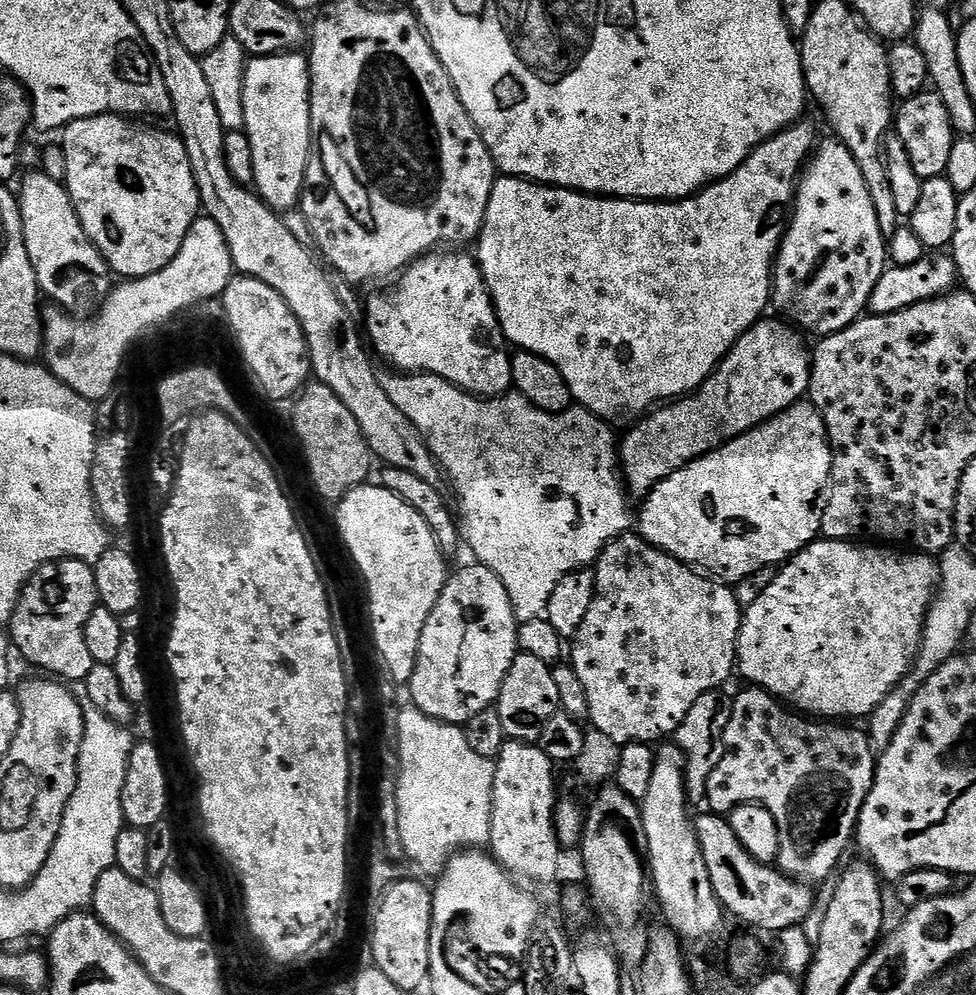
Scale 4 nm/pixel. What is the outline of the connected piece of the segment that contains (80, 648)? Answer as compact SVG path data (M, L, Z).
M57 560L55 564L43 564L24 584L22 594L16 603L16 609L10 621L10 644L16 648L36 668L45 668L45 673L61 681L76 680L82 682L90 674L92 659L86 646L84 627L90 614L98 606L100 595L96 585L96 569L81 560Z

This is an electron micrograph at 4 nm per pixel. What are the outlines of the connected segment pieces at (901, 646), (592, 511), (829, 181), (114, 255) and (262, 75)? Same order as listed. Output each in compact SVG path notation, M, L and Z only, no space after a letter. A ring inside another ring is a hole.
M817 538L798 555L793 556L775 573L776 577L760 592L752 605L745 607L740 621L740 637L736 643L738 672L749 685L775 696L789 709L808 718L823 718L828 722L856 722L859 716L871 717L872 711L900 684L912 667L916 653L920 650L920 637L924 634L924 620L928 607L938 587L938 564L931 555L915 550L897 550L892 546L865 546L860 542L826 540Z
M384 370L380 372L382 390L386 390L390 402L410 418L410 422L420 431L420 437L426 442L426 446L432 451L432 456L440 463L440 467L446 477L447 483L452 483L456 496L460 499L460 512L458 508L458 523L460 535L466 548L473 552L475 563L485 564L506 586L506 594L510 594L512 609L517 621L539 620L547 613L550 594L554 594L554 586L562 582L562 578L571 572L577 572L580 568L595 565L596 559L602 554L604 547L614 538L625 535L628 528L633 527L634 512L628 509L629 493L626 491L626 481L622 475L620 453L618 451L618 436L612 433L613 425L609 421L601 420L593 412L579 406L567 408L564 412L547 412L538 410L538 406L530 403L525 396L512 390L503 396L481 398L471 396L469 392L462 391L449 380L440 376L433 376L430 372L409 374L399 370Z
M821 139L796 185L794 207L772 270L771 303L785 321L805 333L813 332L816 338L841 332L865 315L870 294L874 294L874 286L878 286L889 260L886 238L878 230L878 214L874 214L874 198L866 190L854 154L840 140Z
M91 116L65 124L62 129L62 147L66 154L64 184L74 210L94 242L104 255L109 269L117 277L149 276L162 270L172 261L174 254L186 238L201 211L200 195L194 182L186 146L175 131L163 132L160 128L147 128L127 116Z
M293 50L275 56L257 56L247 61L244 72L243 131L250 138L250 150L254 150L254 188L260 199L277 214L287 214L299 205L304 191L308 156L312 153L312 73L309 57L299 56L300 54Z

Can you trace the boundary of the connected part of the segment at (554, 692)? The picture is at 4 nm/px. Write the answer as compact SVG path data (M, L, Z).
M520 652L514 658L494 705L498 718L502 718L502 730L508 740L536 744L543 727L561 711L558 685L554 682L552 670L553 665L542 662L542 658L534 658L534 654Z

